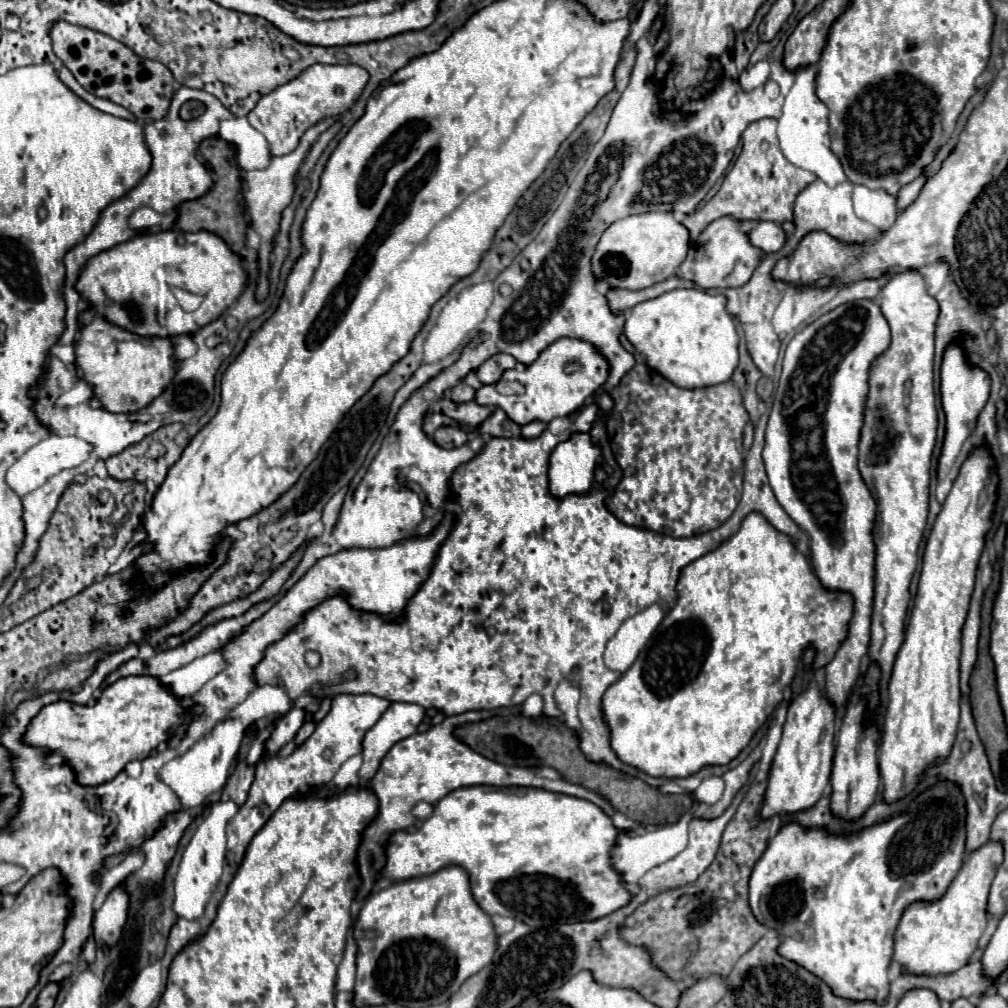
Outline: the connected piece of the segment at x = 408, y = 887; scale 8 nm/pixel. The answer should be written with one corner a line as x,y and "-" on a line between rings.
458,865
444,867
432,875
398,881
388,889
372,893
360,909
354,939
360,947
354,987
354,1005
358,1007
386,1003
430,1007
446,1003
460,989
460,985
486,967
496,953
496,931
492,919
474,901
468,873

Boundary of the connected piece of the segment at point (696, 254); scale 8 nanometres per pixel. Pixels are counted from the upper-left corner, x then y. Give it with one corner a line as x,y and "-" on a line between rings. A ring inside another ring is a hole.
720,217
712,221
700,237
690,245
686,261
680,265
682,277
694,281
702,289
708,287
740,287
750,281
756,265
760,265
762,249
754,247
748,233
740,229
740,221
734,217

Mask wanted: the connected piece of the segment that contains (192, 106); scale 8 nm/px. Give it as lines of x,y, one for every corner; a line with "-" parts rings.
187,101
180,109
180,117
185,121
190,121
205,111
204,105
199,101

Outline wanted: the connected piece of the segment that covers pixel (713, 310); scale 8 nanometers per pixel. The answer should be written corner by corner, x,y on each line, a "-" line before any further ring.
674,289
654,297
652,301
644,301
630,309
624,335
628,341
646,357
646,363
658,371
664,379
680,385
682,389
702,389
708,385
720,385
732,379
732,373
738,367
738,333
734,327
732,317
726,311
726,297
724,295
708,295
706,291
698,289

